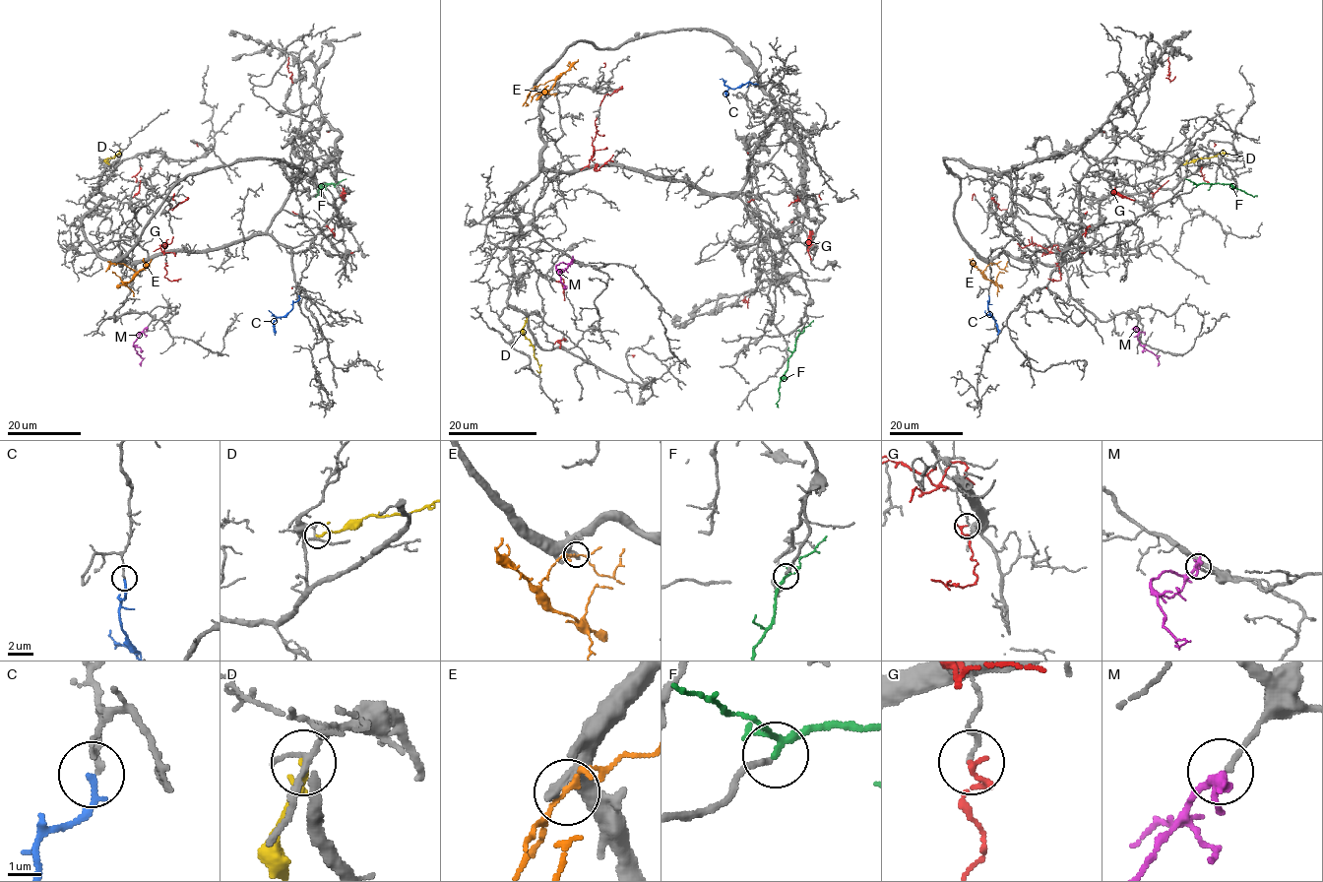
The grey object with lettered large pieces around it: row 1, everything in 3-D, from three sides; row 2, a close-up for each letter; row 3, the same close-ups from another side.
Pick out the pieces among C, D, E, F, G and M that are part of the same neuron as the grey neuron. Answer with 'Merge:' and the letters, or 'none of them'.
Merge: F, M

